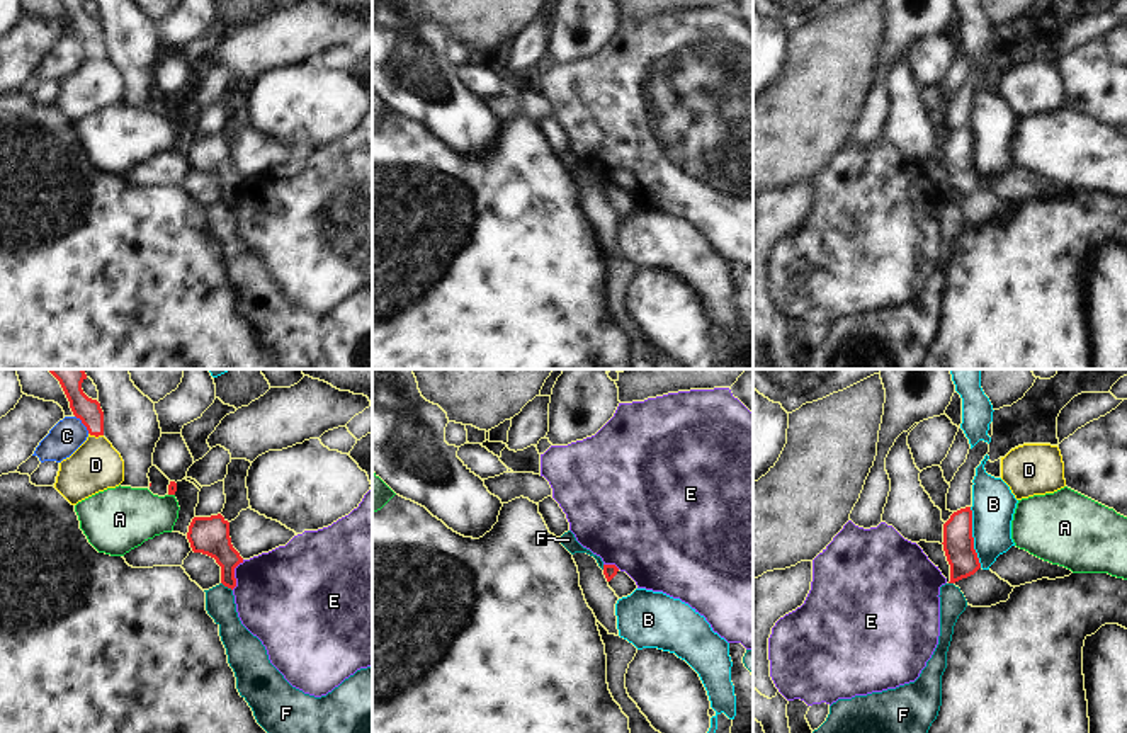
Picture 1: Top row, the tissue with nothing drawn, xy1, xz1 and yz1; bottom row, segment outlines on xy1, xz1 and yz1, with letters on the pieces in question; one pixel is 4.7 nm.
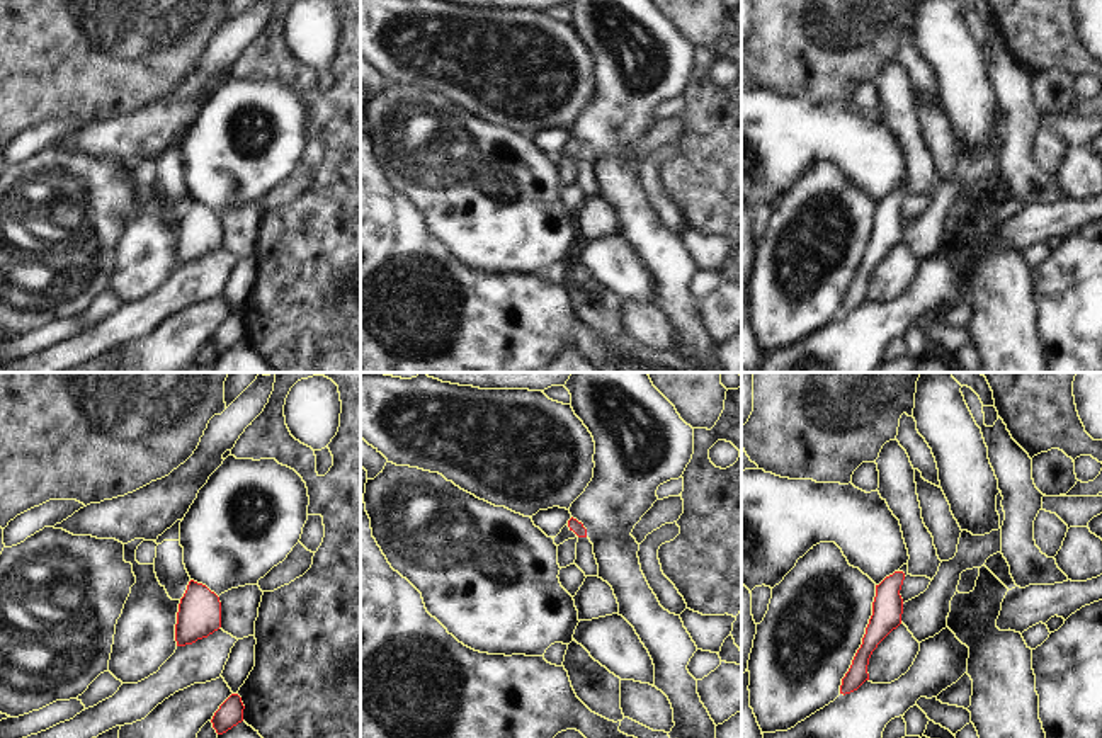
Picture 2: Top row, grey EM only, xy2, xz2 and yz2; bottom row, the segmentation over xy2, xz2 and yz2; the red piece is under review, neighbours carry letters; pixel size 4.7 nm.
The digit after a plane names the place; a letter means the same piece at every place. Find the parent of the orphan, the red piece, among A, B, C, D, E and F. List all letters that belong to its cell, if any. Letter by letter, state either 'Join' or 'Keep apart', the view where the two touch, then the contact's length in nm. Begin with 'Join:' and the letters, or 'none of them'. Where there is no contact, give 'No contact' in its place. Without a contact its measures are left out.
Join: none of them
A: Keep apart. Touches red in xy1. Shared border 30 nm
B: Keep apart. Touches red in yz1. Shared border 300 nm
C: Keep apart. Touches red in xy1. Shared border 110 nm
D: Keep apart. Touches red in xy1. Shared border 70 nm
E: Keep apart. Touches red in xy1. Shared border 160 nm
F: Keep apart. Touches red in xy1. Shared border 70 nm.

